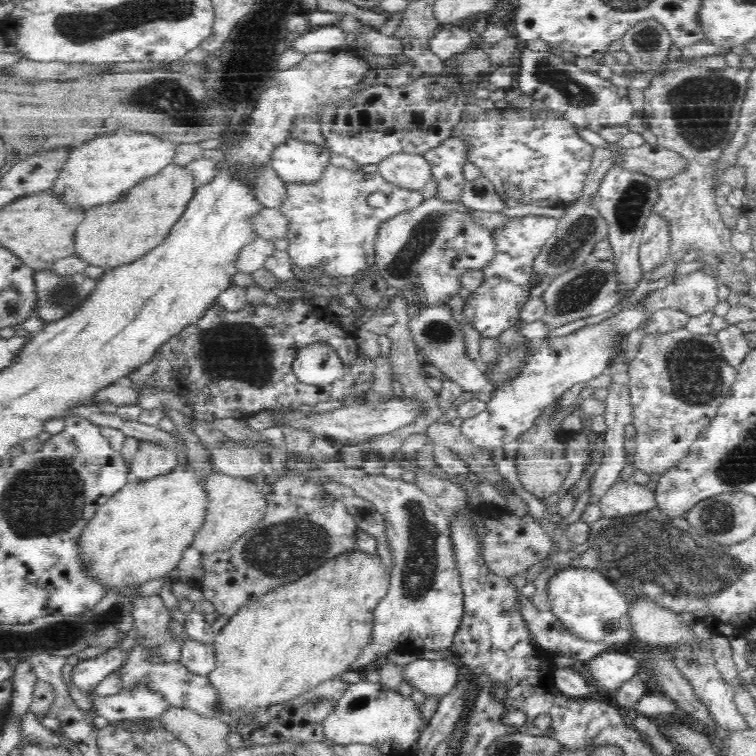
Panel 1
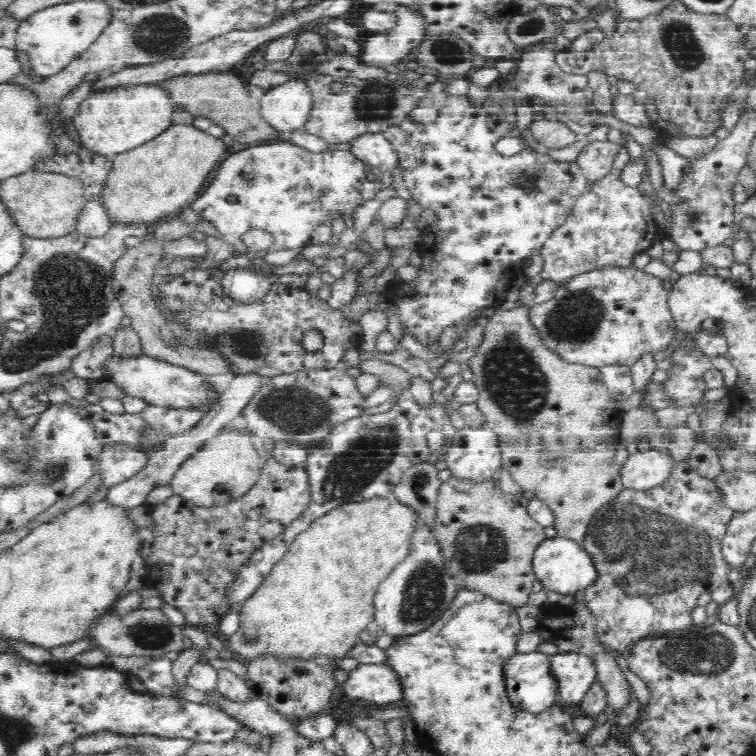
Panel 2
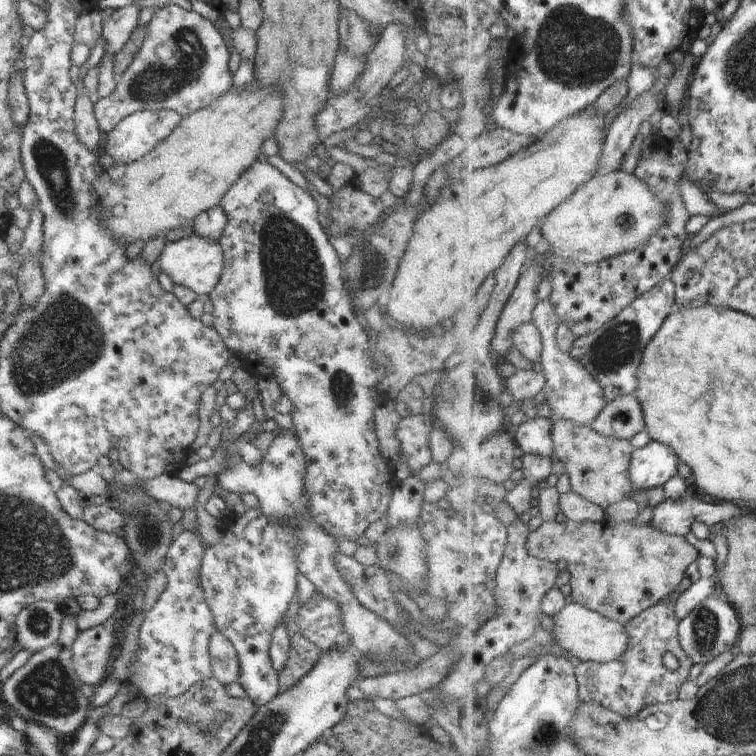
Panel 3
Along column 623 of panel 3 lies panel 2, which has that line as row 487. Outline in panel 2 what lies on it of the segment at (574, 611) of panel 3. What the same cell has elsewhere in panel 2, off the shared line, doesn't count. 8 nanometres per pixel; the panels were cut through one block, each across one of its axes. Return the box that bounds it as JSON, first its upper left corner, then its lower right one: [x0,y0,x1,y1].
[619,451,675,492]

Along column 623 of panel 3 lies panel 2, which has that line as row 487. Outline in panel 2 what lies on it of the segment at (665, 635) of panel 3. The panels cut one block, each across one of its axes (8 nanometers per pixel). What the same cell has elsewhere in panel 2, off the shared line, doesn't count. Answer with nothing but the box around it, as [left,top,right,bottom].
[582,460,736,653]

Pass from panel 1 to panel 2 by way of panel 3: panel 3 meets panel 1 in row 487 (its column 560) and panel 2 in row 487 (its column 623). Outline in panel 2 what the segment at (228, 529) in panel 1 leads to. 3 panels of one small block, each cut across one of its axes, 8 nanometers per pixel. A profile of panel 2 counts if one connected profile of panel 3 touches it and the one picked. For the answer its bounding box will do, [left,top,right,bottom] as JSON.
[172,430,266,508]

